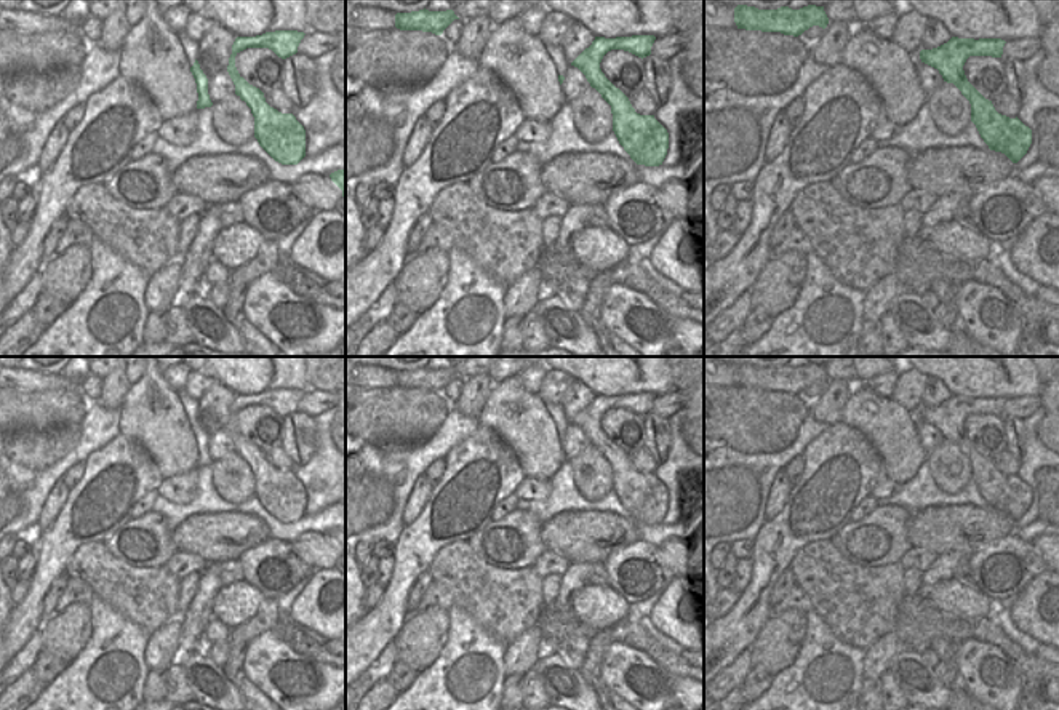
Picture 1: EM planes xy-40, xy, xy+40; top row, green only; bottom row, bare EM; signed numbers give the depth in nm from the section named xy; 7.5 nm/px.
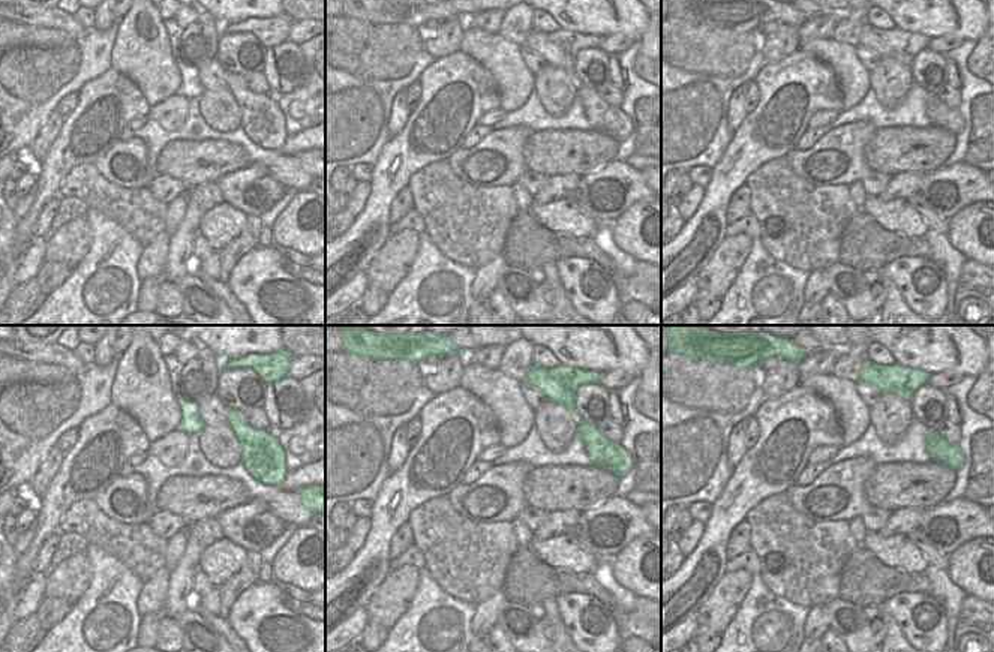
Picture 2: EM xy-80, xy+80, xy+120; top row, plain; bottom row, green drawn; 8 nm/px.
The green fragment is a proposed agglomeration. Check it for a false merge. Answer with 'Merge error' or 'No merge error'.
No merge error

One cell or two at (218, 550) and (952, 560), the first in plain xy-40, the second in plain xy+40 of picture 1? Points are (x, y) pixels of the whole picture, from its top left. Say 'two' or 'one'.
two

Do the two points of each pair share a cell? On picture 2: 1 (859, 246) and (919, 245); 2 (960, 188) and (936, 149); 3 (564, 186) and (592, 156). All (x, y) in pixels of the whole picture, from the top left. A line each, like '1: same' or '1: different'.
1: same
2: different
3: different

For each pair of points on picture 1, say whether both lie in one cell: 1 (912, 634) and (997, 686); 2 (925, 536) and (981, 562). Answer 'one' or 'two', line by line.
1: two
2: two

